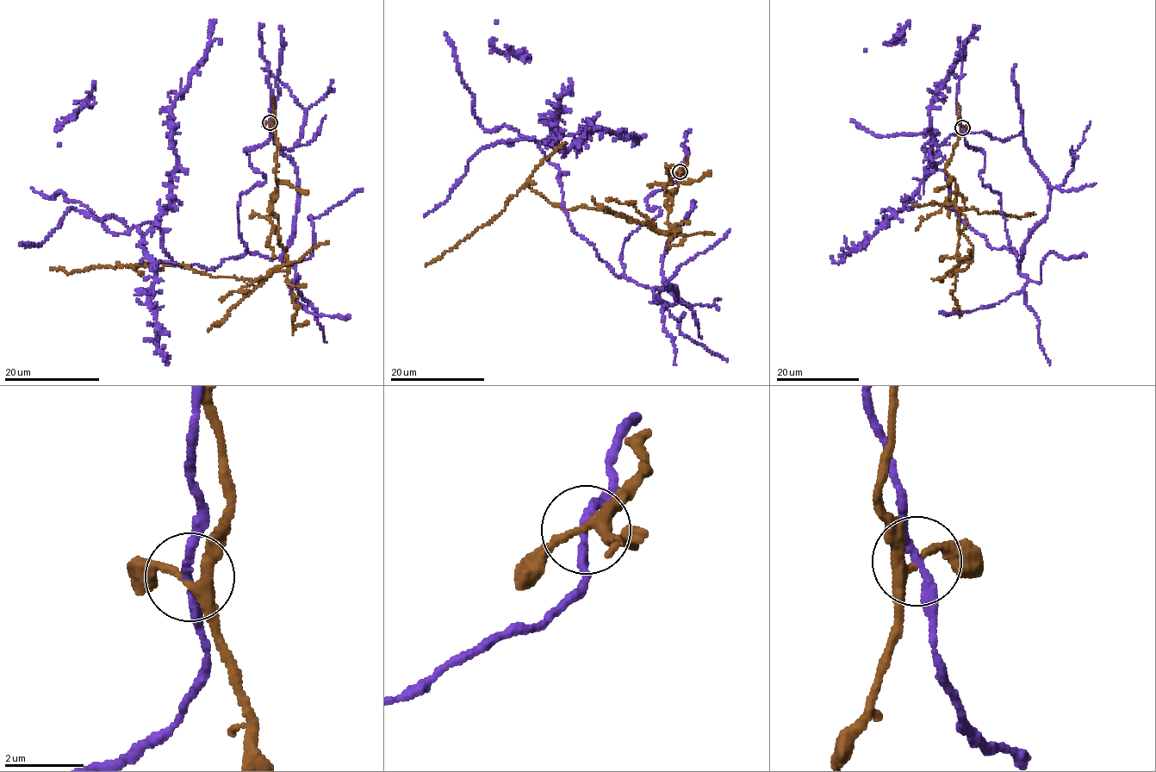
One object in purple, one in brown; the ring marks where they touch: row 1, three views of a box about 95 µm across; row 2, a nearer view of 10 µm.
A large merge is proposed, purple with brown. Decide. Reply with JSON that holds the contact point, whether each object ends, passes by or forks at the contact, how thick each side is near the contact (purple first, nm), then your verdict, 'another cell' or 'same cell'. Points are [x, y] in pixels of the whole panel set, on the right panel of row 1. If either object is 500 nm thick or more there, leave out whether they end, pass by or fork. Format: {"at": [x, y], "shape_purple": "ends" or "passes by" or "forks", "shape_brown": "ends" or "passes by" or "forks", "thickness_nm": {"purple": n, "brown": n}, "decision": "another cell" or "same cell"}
{"at": [962, 127], "shape_purple": "passes by", "shape_brown": "forks", "thickness_nm": {"purple": 190, "brown": 220}, "decision": "another cell"}

